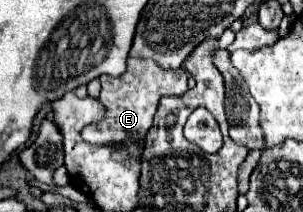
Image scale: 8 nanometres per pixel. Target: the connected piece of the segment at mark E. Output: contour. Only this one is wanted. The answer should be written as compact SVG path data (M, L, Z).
M139 58L127 60L127 72L123 76L111 78L103 74L99 80L101 80L99 102L105 108L105 118L83 128L83 140L93 146L123 146L129 140L135 144L143 144L151 128L159 100L163 96L181 96L189 89L187 74L182 68L163 70L153 60L139 60Z

